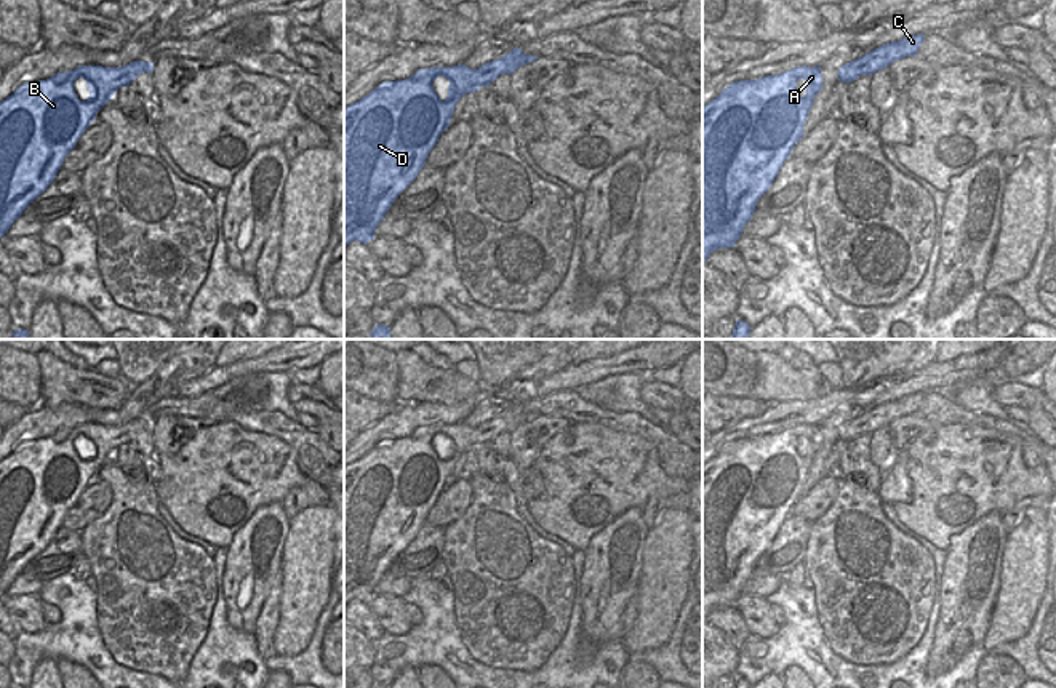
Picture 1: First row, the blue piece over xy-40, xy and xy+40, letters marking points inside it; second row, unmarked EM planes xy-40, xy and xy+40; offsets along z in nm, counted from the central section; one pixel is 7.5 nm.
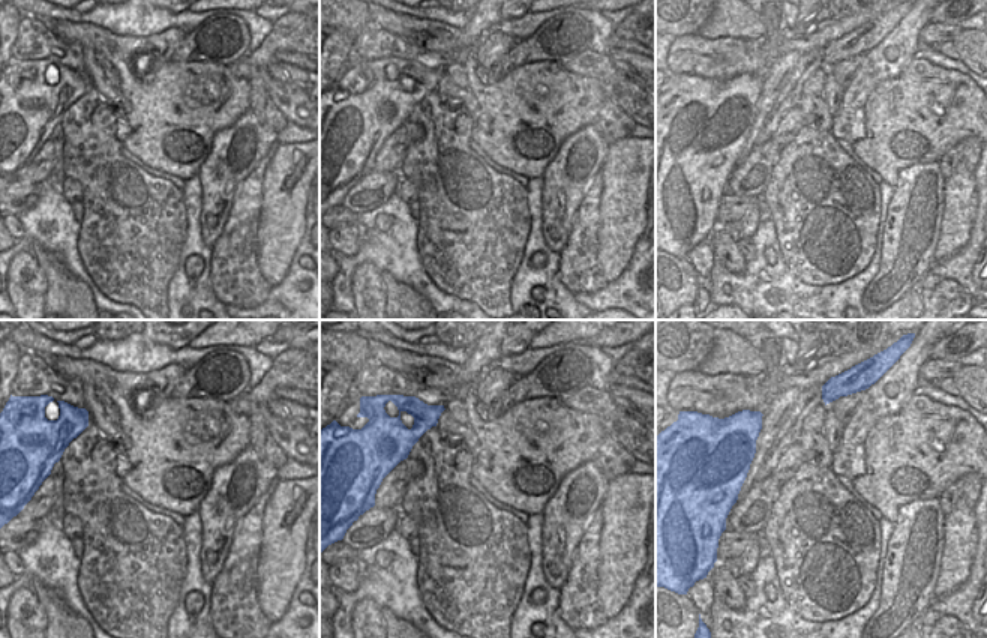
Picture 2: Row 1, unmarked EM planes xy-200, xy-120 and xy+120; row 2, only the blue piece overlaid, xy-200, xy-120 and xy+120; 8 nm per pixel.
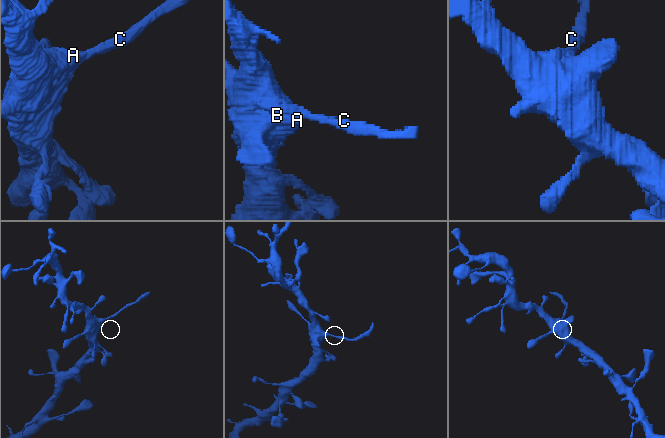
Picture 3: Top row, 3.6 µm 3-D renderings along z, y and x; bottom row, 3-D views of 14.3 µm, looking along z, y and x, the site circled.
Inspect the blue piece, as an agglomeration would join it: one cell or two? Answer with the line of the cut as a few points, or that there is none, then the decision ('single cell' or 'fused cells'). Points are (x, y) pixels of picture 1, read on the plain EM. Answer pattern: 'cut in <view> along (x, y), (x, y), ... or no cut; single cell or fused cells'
cut in xy+40 along (860, 416), (858, 432); fused cells

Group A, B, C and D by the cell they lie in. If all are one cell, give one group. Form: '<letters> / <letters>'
A B D / C

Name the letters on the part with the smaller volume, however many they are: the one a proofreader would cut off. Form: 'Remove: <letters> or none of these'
Remove: C

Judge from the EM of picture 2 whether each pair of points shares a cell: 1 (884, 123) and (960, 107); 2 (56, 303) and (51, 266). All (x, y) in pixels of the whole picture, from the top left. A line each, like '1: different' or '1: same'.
1: same
2: same

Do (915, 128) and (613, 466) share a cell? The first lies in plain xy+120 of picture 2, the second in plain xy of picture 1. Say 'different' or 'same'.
same

